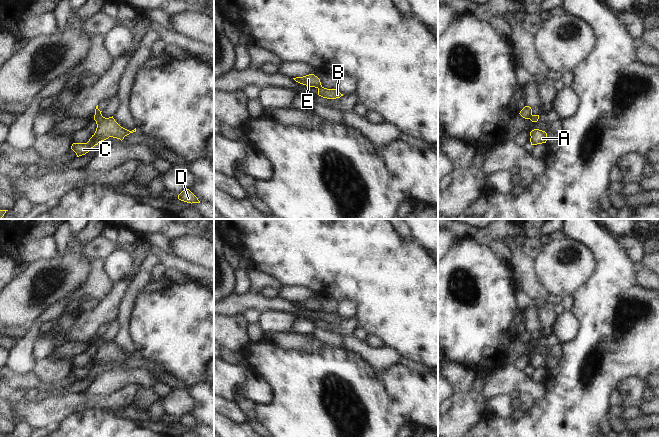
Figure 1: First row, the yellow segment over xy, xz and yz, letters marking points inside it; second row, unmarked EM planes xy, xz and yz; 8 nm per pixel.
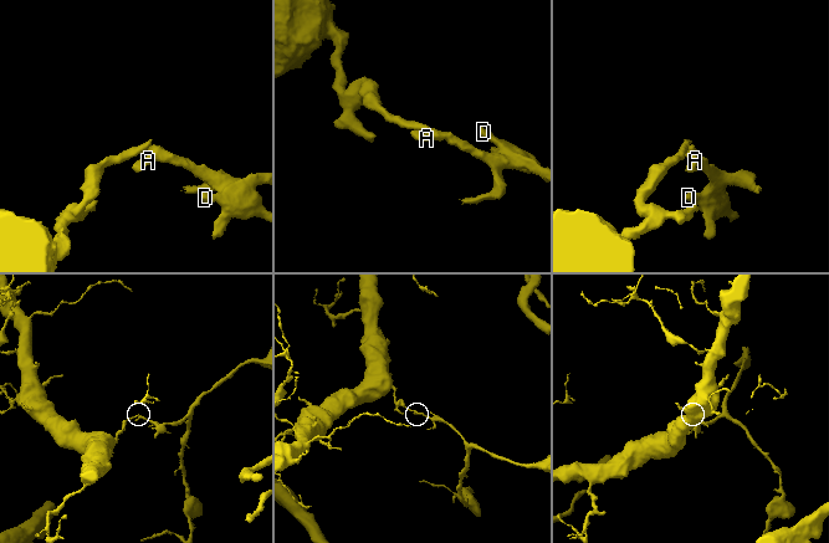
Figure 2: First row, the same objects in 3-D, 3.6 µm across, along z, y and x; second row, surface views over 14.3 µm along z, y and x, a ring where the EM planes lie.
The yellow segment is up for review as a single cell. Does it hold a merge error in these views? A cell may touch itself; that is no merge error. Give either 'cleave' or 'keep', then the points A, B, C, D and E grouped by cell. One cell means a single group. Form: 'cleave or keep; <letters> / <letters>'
cleave; A B C D / E

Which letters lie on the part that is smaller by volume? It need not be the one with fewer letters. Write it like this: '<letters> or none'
A, B, C, D

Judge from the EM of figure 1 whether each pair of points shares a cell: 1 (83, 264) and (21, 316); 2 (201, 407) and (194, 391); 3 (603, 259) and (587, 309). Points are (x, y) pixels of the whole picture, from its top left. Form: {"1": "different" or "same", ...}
{"1": "same", "2": "same", "3": "same"}

